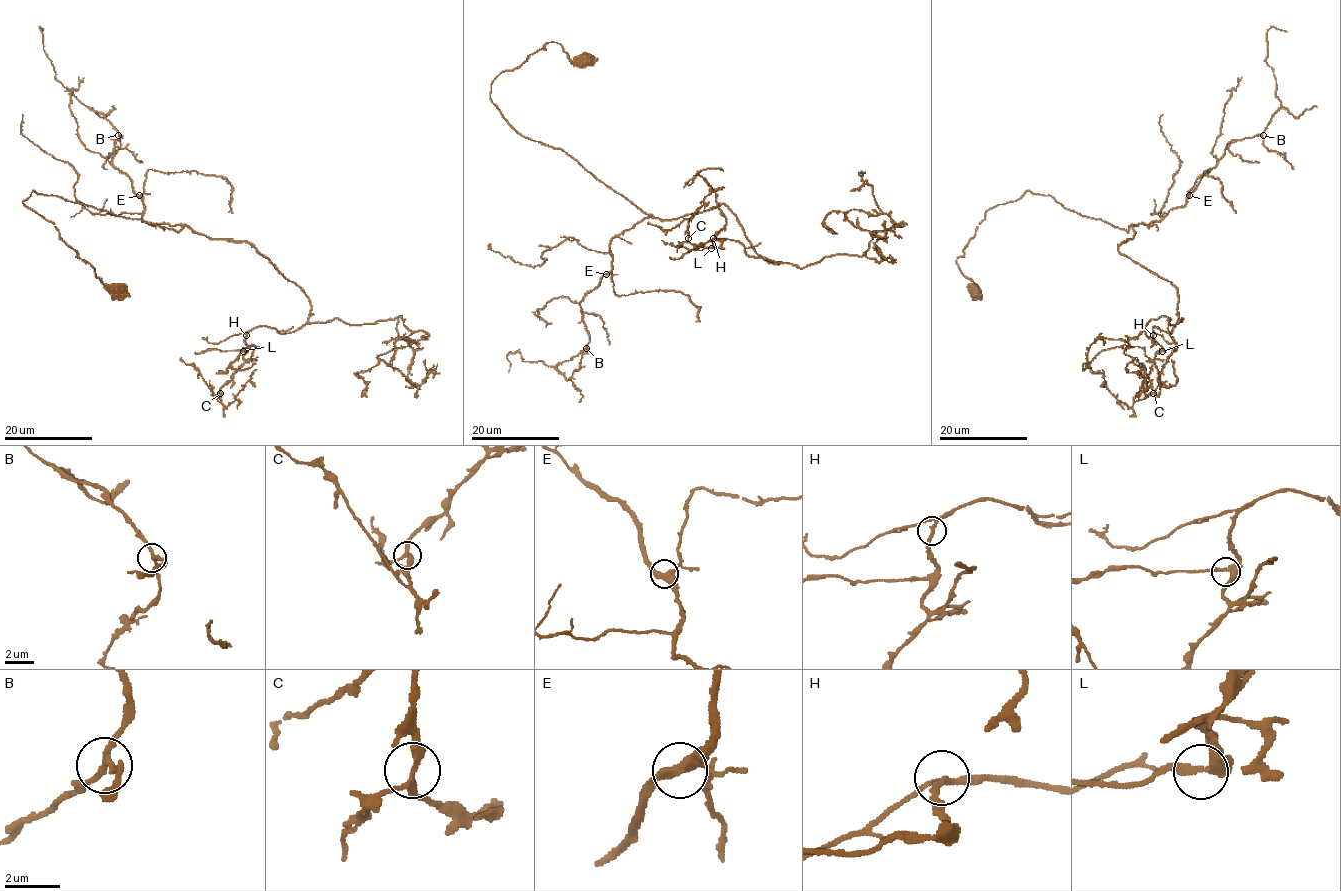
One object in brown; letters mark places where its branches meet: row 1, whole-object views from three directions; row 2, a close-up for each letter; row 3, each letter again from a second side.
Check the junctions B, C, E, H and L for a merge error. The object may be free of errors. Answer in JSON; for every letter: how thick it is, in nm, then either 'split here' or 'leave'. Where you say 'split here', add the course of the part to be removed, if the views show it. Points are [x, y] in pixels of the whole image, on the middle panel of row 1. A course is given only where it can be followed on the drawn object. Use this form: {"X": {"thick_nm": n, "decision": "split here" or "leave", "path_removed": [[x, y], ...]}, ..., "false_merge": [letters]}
{"B": {"thick_nm": 190, "decision": "leave"}, "C": {"thick_nm": 240, "decision": "leave"}, "E": {"thick_nm": 360, "decision": "leave"}, "H": {"thick_nm": 180, "decision": "leave"}, "L": {"thick_nm": 280, "decision": "leave"}, "false_merge": []}

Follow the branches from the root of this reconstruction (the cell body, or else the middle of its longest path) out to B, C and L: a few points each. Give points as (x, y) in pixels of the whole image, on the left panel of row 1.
B: (119, 291), (22, 202), (34, 191), (179, 231), (142, 220), (142, 200), (113, 163), (118, 135)
C: (119, 291), (23, 204), (33, 191), (248, 243), (301, 289), (308, 320), (287, 333), (253, 327), (220, 392)
L: (119, 291), (23, 204), (33, 191), (250, 244), (301, 289), (311, 315), (287, 333), (253, 327), (243, 351)

